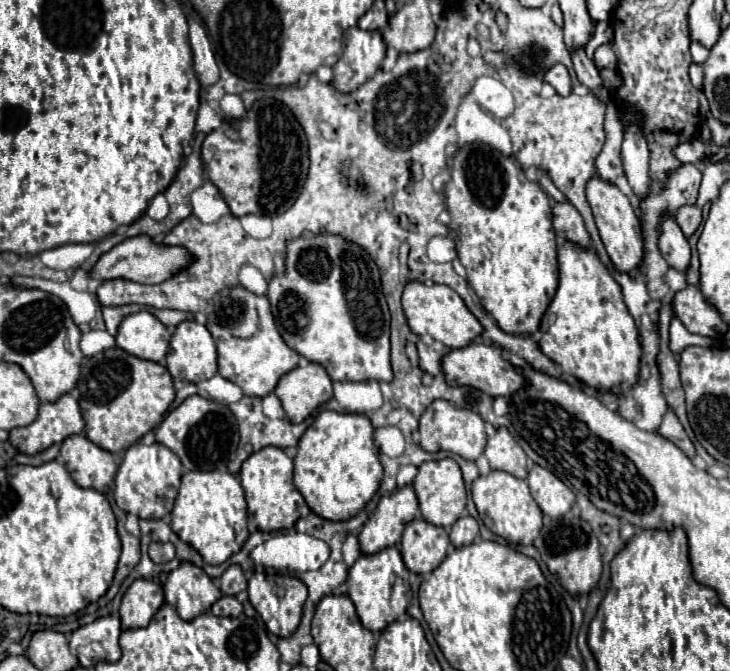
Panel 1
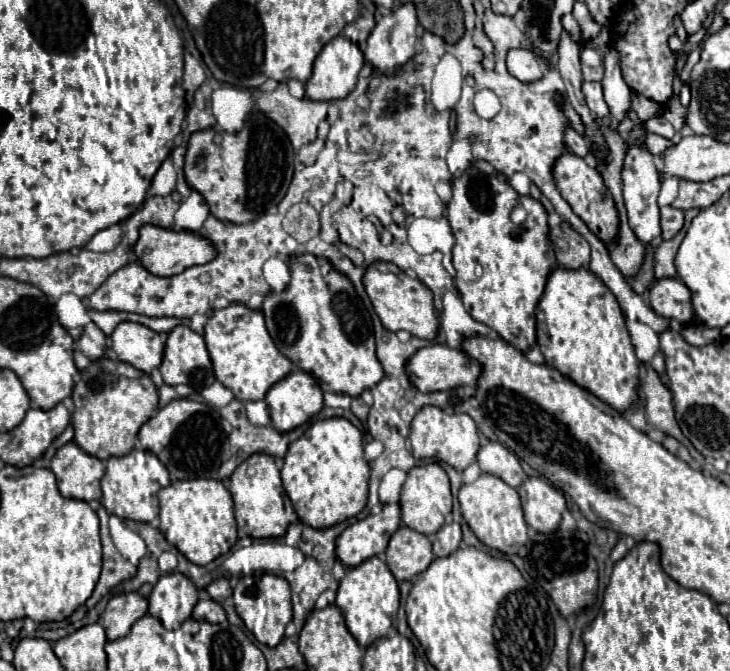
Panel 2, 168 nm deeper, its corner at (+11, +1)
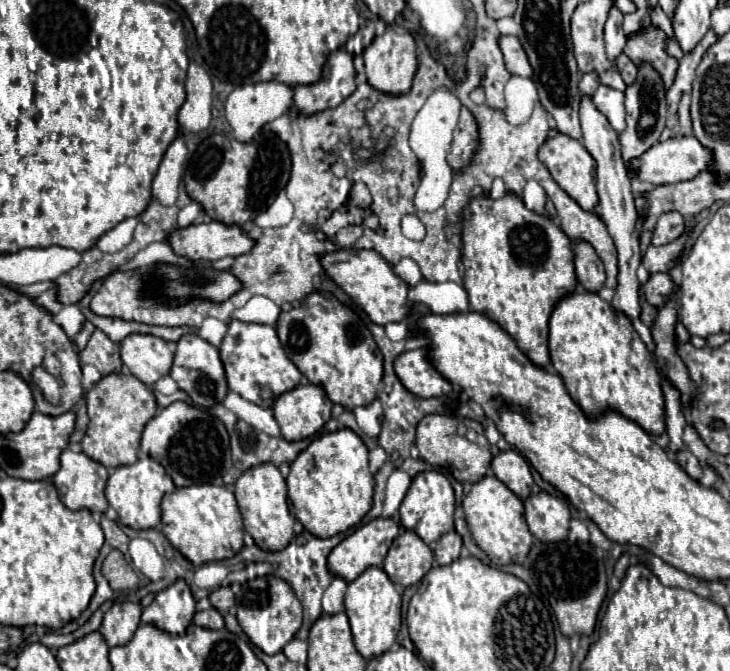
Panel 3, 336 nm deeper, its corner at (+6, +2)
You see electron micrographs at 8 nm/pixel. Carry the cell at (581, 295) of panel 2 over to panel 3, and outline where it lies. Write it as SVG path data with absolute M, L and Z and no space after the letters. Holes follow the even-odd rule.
M573 291L557 301L549 319L549 355L569 395L587 415L615 409L649 435L665 431L661 375L653 365L653 357L633 331L631 321L597 293Z

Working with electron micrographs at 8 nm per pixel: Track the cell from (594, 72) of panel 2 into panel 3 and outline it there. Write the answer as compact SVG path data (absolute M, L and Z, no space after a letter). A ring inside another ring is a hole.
M589 71L589 73L583 73L581 77L581 83L579 83L579 89L583 95L593 95L593 91L599 87L599 75L595 71Z

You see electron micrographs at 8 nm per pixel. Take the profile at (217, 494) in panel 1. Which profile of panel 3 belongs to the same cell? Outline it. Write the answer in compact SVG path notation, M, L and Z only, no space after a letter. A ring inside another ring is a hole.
M191 485L179 487L163 497L161 503L161 531L163 535L177 547L195 567L207 561L231 559L243 547L243 521L237 509L237 501L233 491L225 485Z

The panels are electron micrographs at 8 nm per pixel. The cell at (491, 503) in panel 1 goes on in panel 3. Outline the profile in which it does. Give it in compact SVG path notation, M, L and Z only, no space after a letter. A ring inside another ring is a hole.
M495 475L479 479L465 495L463 511L475 543L493 559L493 563L507 565L525 561L533 543L533 535L523 517L523 501L505 483L501 483Z

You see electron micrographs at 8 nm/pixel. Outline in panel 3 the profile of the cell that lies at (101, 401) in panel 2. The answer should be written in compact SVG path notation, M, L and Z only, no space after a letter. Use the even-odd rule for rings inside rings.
M109 373L85 393L85 399L89 409L89 427L81 441L83 453L105 467L135 463L143 427L157 413L157 399L153 391L131 373Z

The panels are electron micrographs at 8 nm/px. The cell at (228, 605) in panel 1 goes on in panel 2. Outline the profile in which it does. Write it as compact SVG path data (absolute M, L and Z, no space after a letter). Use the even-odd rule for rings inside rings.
M200 600L192 612L194 620L208 620L212 624L220 624L226 620L226 614L222 610L222 606L214 600Z

